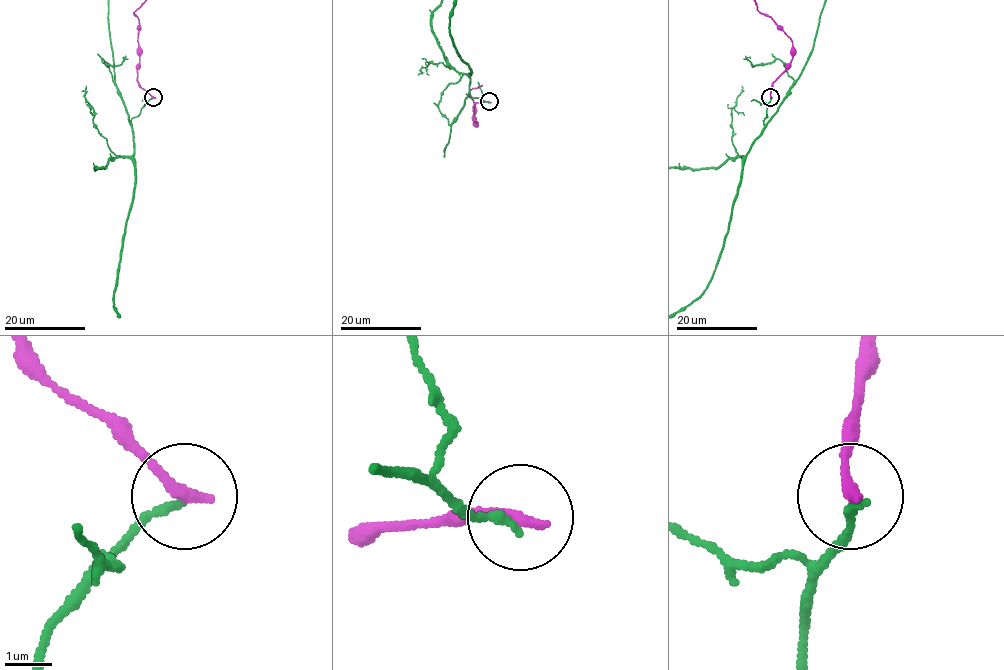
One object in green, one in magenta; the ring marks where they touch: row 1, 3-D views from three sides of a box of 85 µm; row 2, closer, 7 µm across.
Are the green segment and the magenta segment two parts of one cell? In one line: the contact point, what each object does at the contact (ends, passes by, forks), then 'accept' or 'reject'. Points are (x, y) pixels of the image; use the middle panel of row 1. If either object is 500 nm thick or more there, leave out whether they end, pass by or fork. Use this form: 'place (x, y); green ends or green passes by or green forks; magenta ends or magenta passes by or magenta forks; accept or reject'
place (489, 101); green ends; magenta ends; reject

